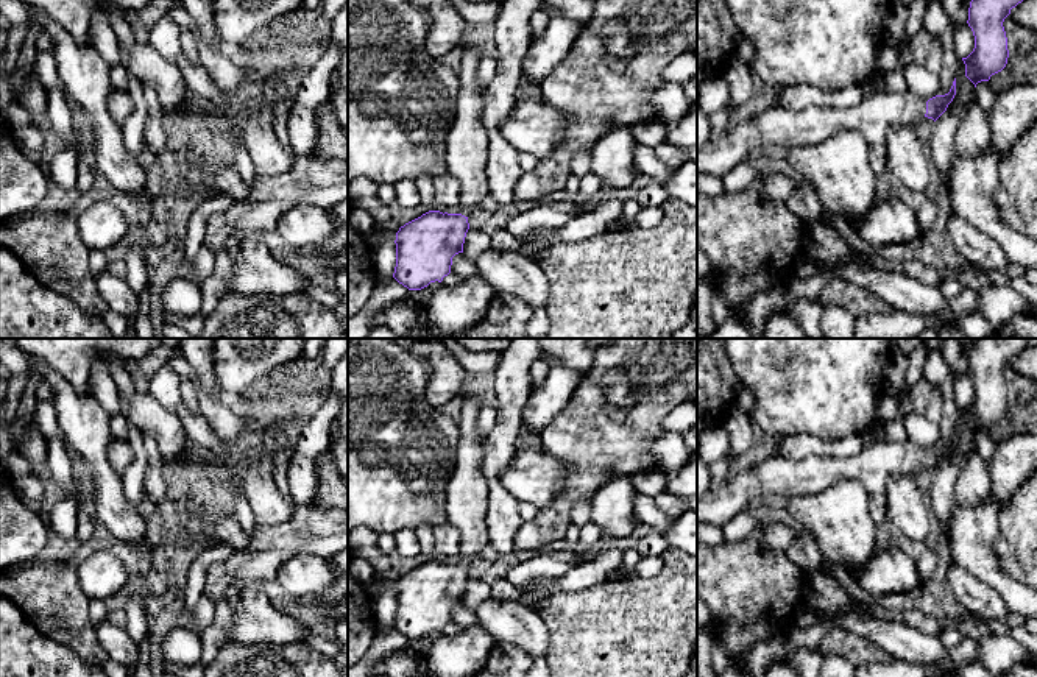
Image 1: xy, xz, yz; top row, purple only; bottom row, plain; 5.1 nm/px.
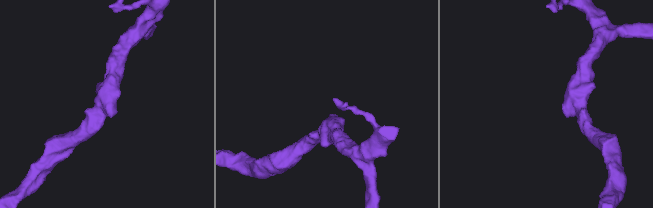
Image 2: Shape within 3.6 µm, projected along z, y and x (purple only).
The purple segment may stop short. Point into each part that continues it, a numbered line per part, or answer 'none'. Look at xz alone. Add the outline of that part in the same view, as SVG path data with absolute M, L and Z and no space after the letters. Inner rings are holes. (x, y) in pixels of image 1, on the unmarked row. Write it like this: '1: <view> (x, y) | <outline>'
1: xz (467, 506) | M465 398L457 421L460 427L457 463L446 499L448 523L460 533L458 563L465 566L488 544L488 484L482 471L485 437L477 431L479 412L479 401Z

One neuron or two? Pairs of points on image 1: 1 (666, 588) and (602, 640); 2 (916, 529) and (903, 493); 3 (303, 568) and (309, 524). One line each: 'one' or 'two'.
1: one
2: one
3: two

